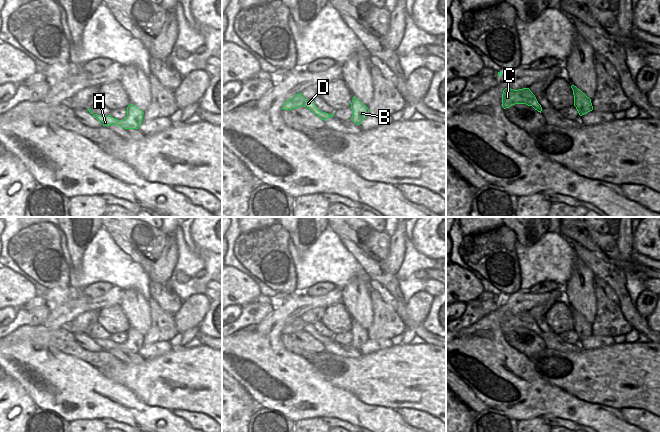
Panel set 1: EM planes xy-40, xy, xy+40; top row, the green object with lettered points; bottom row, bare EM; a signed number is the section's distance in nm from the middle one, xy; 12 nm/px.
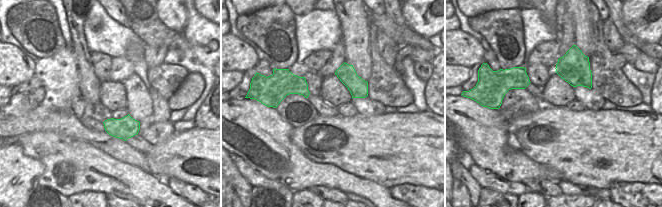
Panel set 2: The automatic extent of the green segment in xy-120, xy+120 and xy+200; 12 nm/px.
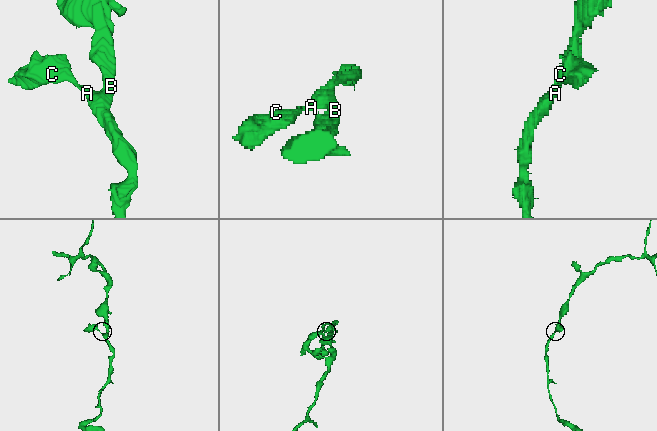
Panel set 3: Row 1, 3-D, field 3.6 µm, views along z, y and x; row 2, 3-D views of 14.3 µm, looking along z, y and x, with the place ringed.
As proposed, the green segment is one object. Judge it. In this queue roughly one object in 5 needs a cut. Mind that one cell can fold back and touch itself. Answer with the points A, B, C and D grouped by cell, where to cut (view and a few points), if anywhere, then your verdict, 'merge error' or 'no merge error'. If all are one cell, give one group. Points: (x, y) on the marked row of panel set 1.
A B C D; no cut; no merge error

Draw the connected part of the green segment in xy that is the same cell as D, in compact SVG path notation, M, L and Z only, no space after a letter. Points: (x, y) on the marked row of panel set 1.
M302 93L296 94L294 97L287 100L283 105L282 109L284 110L292 110L295 108L298 108L300 106L304 106L308 109L310 109L314 114L316 114L320 119L326 121L328 118L331 118L334 116L333 114L328 114L325 112L320 111L317 106L315 105L313 100L306 99Z

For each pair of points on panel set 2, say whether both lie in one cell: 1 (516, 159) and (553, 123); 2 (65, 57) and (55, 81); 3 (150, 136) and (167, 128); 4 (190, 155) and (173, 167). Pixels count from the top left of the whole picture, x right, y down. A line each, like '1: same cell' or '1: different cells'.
1: different cells
2: same cell
3: same cell
4: same cell

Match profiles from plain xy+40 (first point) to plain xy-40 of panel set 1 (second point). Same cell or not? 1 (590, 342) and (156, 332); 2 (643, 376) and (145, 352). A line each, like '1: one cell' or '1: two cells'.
1: two cells
2: two cells

